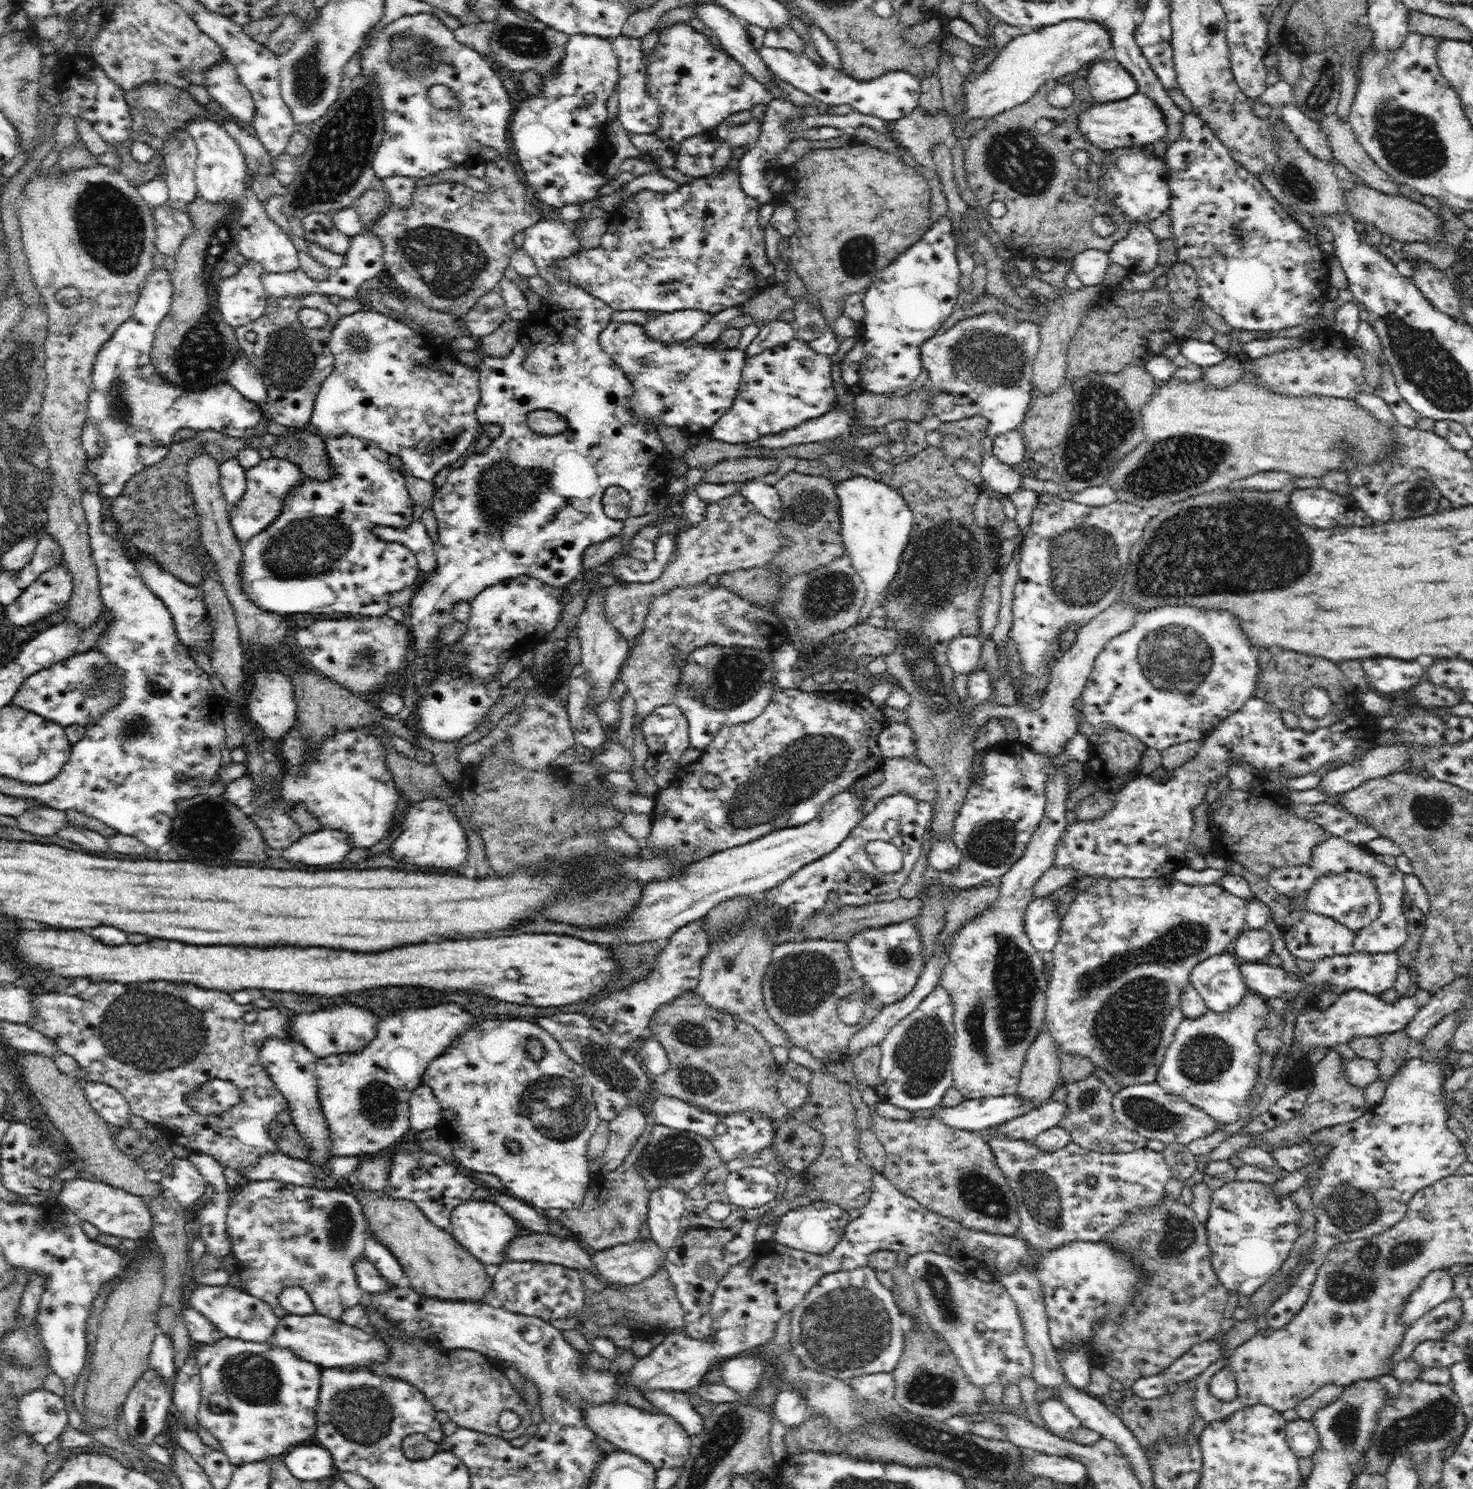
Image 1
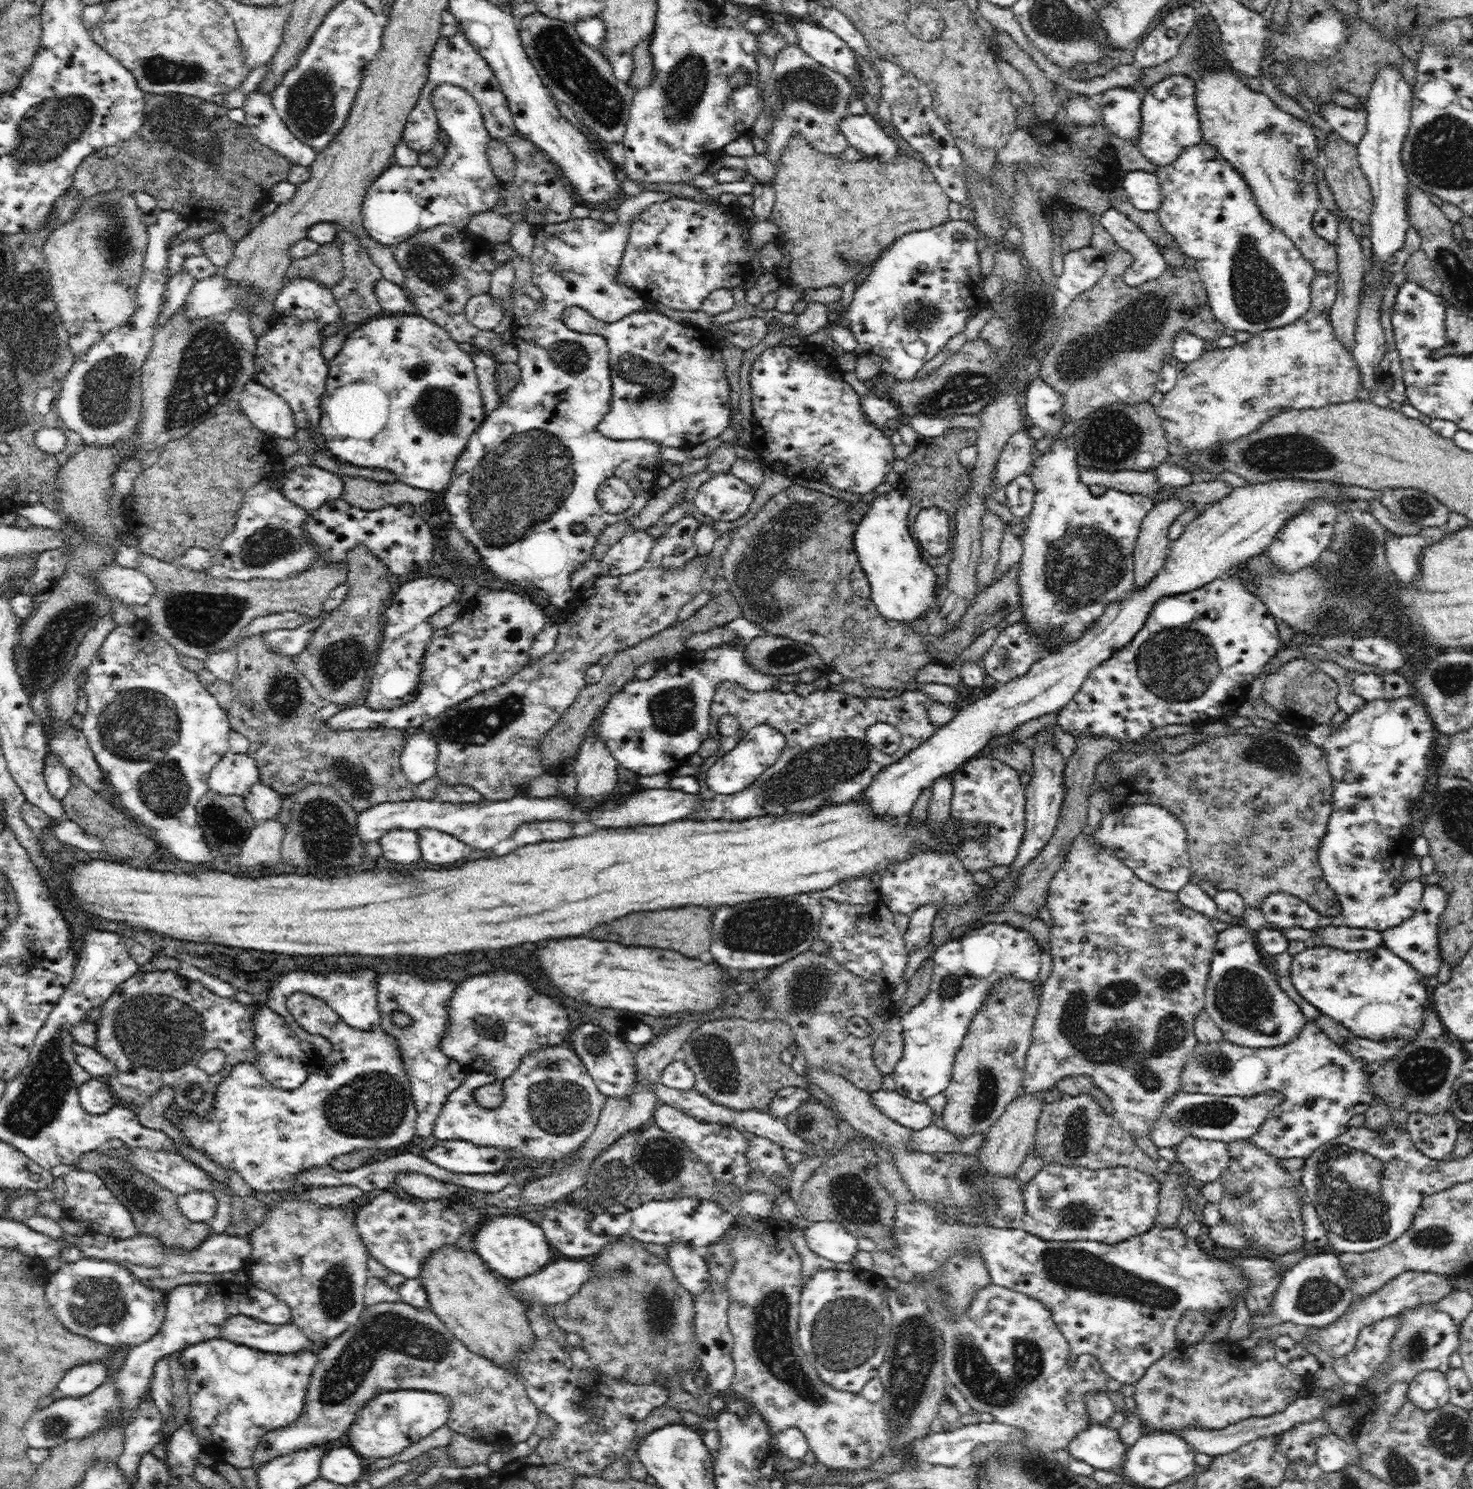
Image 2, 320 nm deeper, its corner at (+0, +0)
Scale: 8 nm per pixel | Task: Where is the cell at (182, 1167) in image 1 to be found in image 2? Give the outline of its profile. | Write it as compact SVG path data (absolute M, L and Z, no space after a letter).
M193 1191L177 1196L177 1206L192 1222L212 1223L217 1212L217 1200L210 1191Z

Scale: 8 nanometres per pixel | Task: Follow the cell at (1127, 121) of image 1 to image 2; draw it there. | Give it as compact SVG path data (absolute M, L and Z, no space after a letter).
M1171 75L1143 94L1141 134L1134 144L1151 164L1166 167L1173 164L1184 148L1203 142L1203 131L1196 105L1194 79L1186 75Z

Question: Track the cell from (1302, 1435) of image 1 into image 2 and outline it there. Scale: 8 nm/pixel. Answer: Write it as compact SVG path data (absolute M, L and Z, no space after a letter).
M1335 1433L1312 1436L1316 1462L1324 1473L1342 1470L1348 1464L1358 1465L1358 1447L1354 1438L1342 1440Z

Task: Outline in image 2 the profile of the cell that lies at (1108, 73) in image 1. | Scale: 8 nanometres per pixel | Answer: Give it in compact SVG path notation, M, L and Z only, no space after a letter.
M1115 87L1097 97L1102 106L1103 123L1107 131L1124 141L1132 141L1141 134L1143 96L1128 87Z

